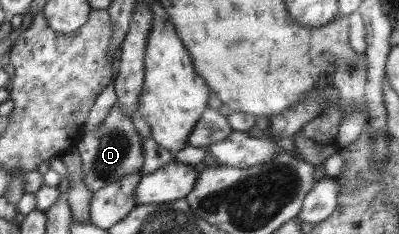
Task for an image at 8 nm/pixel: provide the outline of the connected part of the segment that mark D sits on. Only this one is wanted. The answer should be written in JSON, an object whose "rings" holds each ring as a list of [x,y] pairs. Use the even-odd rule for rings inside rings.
{"rings":[[[117,101],[101,126],[96,131],[85,133],[84,138],[77,144],[82,161],[83,181],[91,193],[105,188],[109,183],[135,170],[144,172],[141,135],[134,127],[133,120],[124,117],[122,111]]]}

